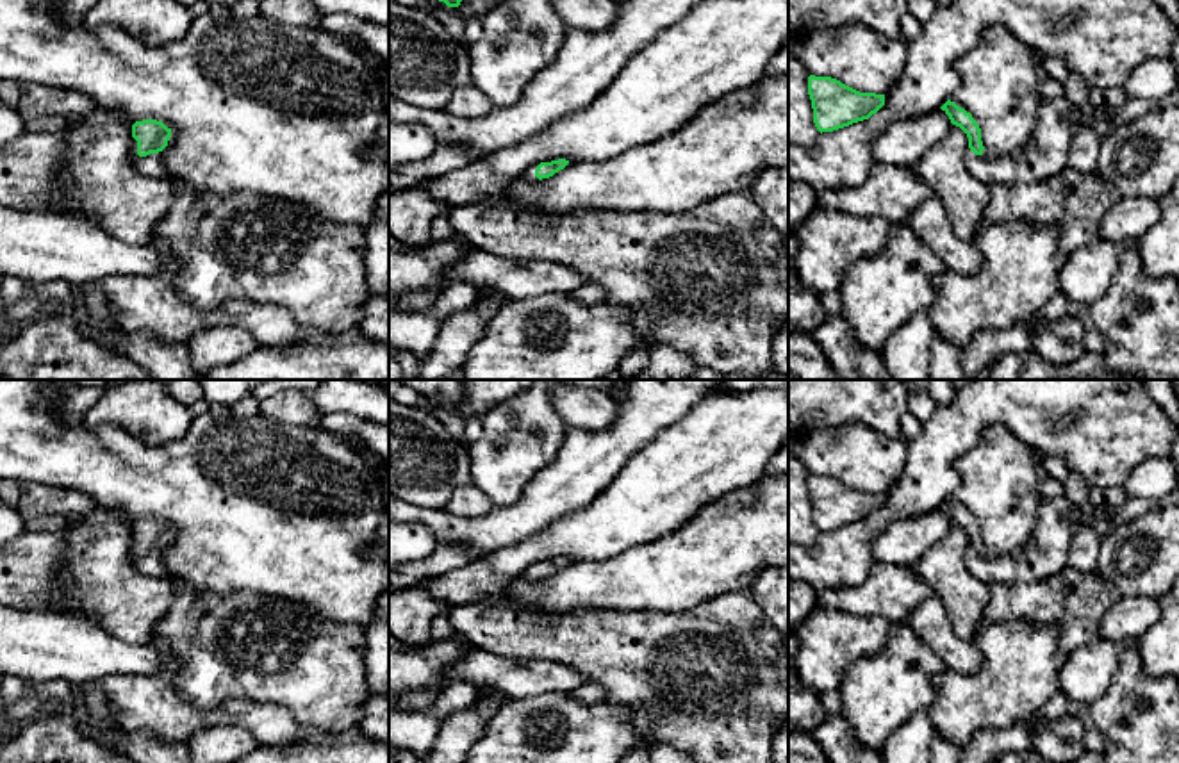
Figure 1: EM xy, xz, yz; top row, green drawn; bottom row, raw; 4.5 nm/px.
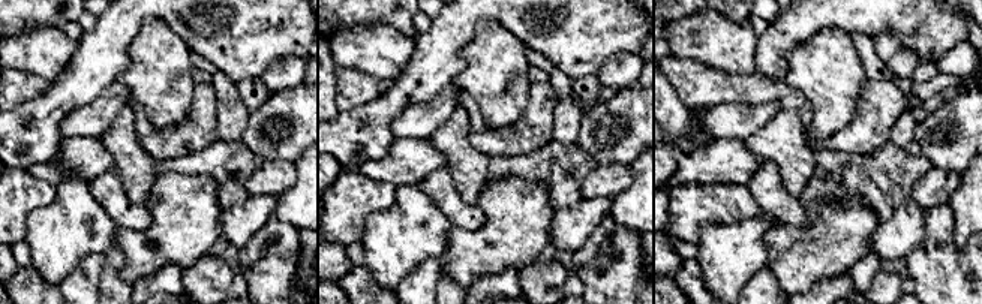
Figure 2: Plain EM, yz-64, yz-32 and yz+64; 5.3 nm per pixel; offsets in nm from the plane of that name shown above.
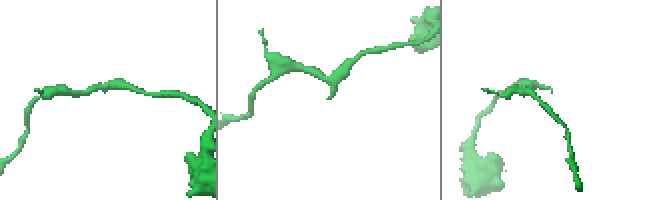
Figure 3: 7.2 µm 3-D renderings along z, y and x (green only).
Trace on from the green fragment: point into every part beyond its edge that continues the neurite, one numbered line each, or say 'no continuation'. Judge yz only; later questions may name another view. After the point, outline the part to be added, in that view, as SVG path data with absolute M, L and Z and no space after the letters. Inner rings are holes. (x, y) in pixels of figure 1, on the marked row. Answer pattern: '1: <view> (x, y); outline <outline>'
1: yz (1046, 154); outline M1042 98L1035 134L1027 144L1002 159L967 152L965 166L985 184L1042 184L1068 166L1068 150L1083 112L1067 98Z

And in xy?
1: xy (152, 164); outline M150 153L146 157L141 157L137 160L137 169L153 178L162 178L168 175L161 153Z

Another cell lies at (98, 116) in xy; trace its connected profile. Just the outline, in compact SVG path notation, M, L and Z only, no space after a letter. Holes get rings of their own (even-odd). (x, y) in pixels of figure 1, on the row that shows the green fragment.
M93 107L91 112L87 112L82 119L73 121L71 127L66 128L62 134L82 127L103 127L111 123L127 123L127 121L120 112L109 112L105 109Z

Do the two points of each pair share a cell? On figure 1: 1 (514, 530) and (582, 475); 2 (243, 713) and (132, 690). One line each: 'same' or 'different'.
1: same
2: same

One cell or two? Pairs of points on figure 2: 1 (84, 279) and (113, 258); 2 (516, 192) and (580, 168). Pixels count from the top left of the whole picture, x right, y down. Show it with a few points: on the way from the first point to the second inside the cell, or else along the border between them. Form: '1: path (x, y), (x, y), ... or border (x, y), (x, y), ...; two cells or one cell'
1: border (102, 255), (104, 265), (98, 288); two cells
2: border (507, 175), (541, 181), (547, 187), (553, 211); two cells

